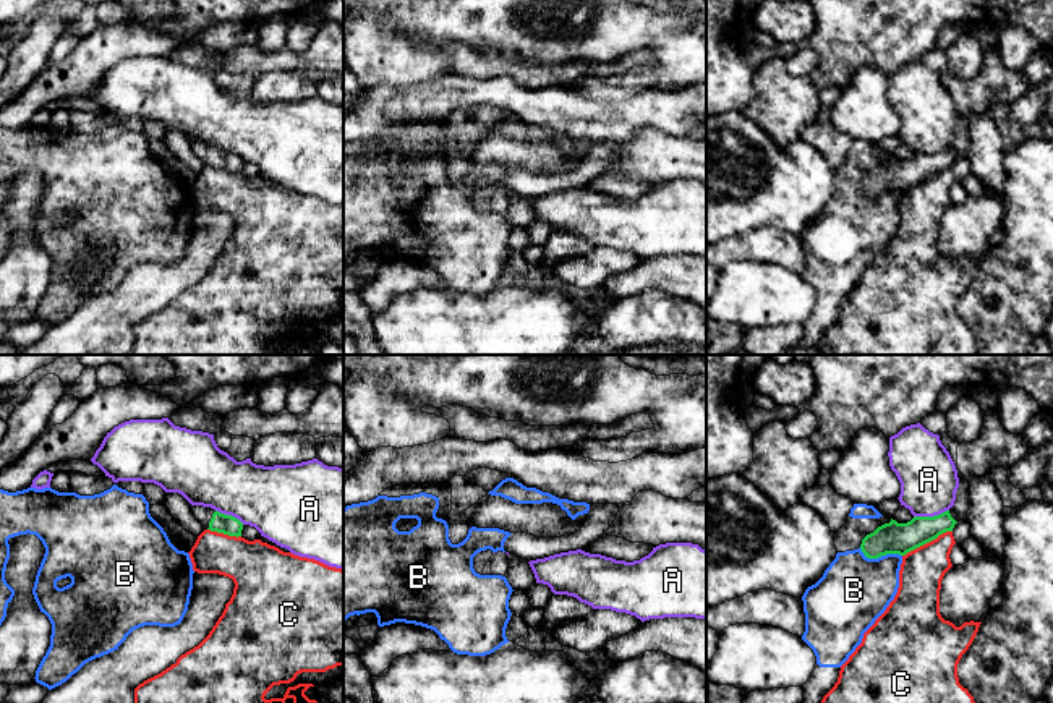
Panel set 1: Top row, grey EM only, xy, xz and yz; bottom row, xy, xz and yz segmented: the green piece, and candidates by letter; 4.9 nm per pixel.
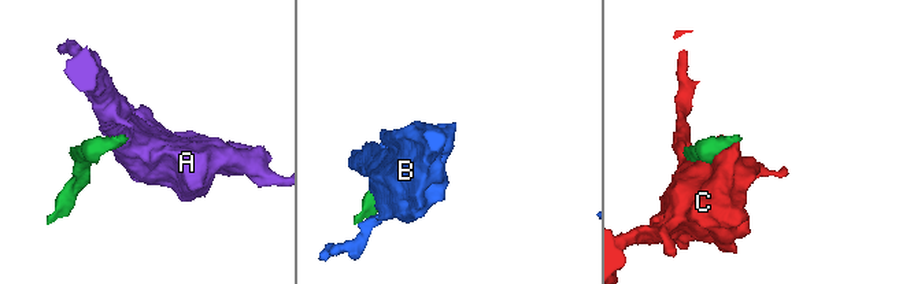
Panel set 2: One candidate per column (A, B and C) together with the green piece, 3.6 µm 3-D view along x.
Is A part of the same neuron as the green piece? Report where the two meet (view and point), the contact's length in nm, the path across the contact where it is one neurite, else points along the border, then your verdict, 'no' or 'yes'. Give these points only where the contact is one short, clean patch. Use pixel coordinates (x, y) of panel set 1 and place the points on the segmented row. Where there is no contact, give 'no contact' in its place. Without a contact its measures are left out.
yz (930, 517) | 180 nm | along yz (948, 509), (933, 515), (914, 517) | no

